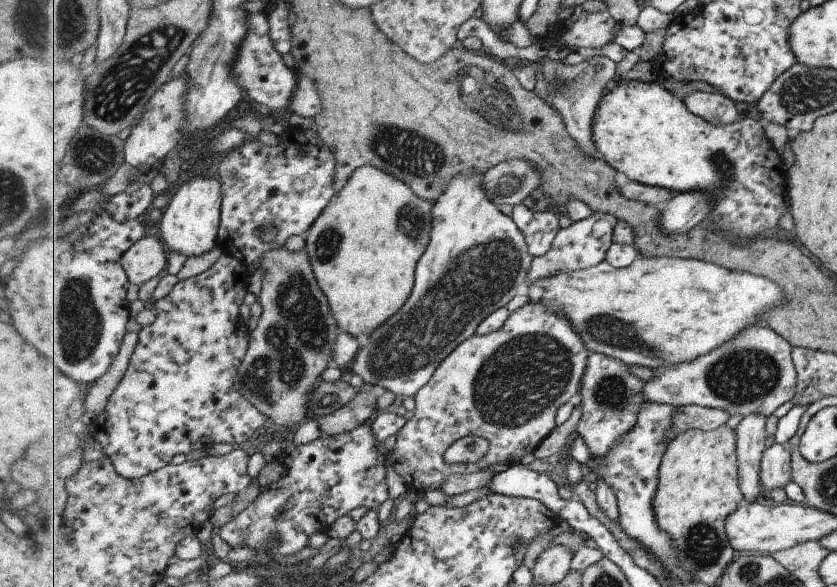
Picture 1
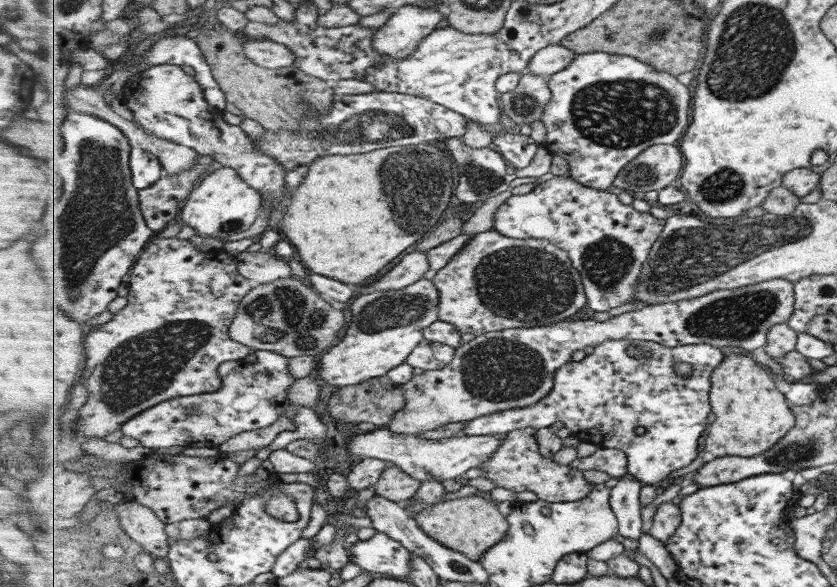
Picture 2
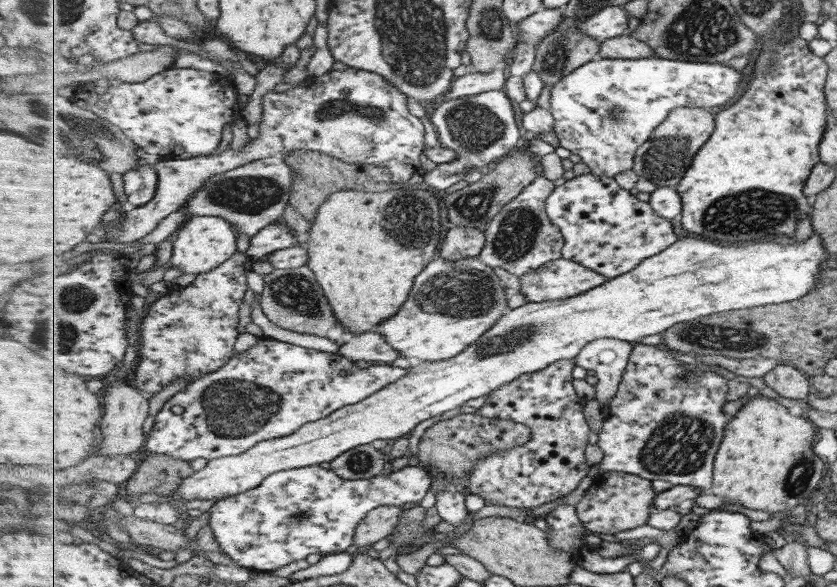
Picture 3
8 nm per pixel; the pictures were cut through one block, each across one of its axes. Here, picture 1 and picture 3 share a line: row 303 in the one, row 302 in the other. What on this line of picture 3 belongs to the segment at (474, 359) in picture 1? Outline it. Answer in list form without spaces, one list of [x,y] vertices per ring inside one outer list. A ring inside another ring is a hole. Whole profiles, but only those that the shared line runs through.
[[[565,258],[548,262],[539,271],[532,271],[521,278],[521,294],[527,297],[529,304],[573,298],[597,289],[609,280],[603,274]]]

